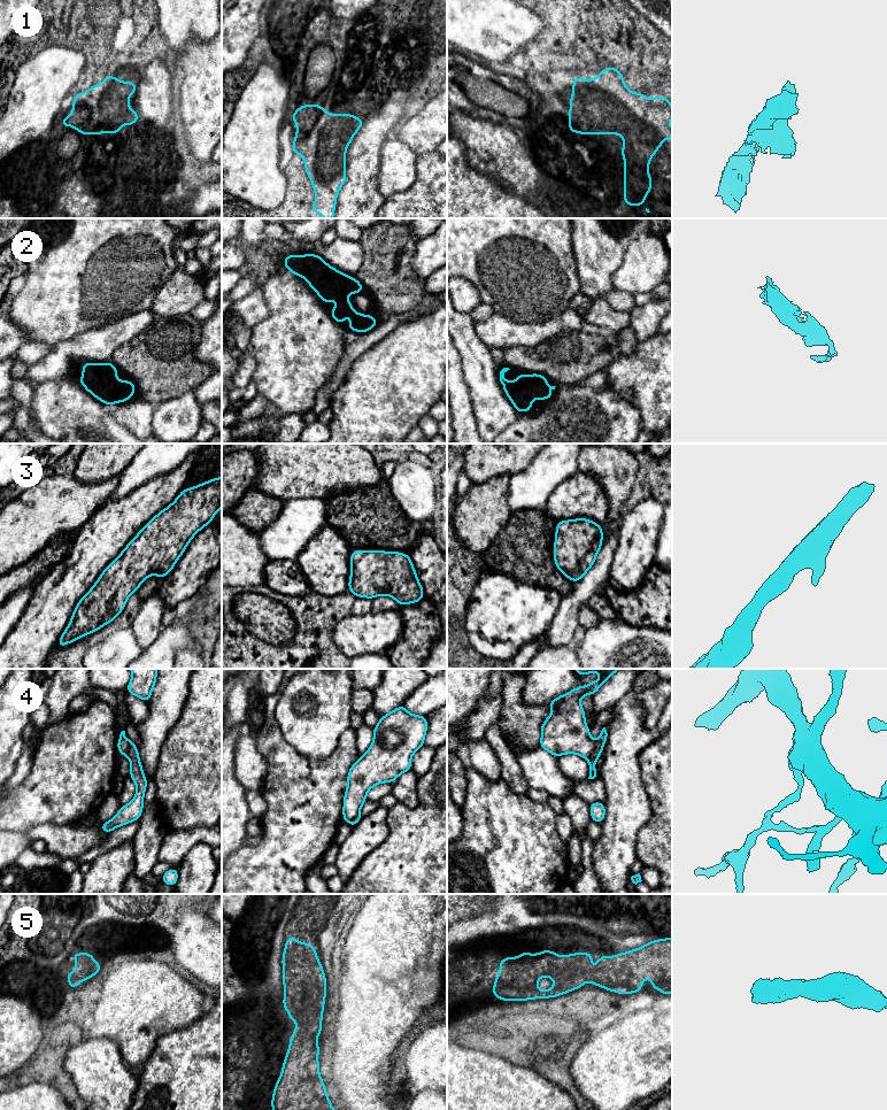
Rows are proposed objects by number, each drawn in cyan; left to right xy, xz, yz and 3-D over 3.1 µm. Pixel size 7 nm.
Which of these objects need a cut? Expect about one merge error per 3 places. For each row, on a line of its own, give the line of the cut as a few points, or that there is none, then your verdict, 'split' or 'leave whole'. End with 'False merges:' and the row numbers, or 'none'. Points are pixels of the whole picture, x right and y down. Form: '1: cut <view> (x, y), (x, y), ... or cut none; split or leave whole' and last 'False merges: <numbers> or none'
1: cut xy (120, 108), (86, 107), (84, 113), (71, 114); split
2: cut none; leave whole
3: cut none; leave whole
4: cut yz (595, 741), (595, 748), (586, 758); split
5: cut none; leave whole
False merges: 1, 4

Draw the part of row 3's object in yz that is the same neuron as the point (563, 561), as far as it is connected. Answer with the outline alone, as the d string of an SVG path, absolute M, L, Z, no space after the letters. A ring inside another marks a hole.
M587 518L560 521L556 524L554 563L572 583L579 581L595 563L603 531Z

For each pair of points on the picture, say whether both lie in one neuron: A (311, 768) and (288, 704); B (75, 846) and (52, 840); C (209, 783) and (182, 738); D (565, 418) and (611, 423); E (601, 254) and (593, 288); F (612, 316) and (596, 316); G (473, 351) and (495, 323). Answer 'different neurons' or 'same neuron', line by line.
A: different neurons
B: same neuron
C: same neuron
D: same neuron
E: same neuron
F: same neuron
G: different neurons

